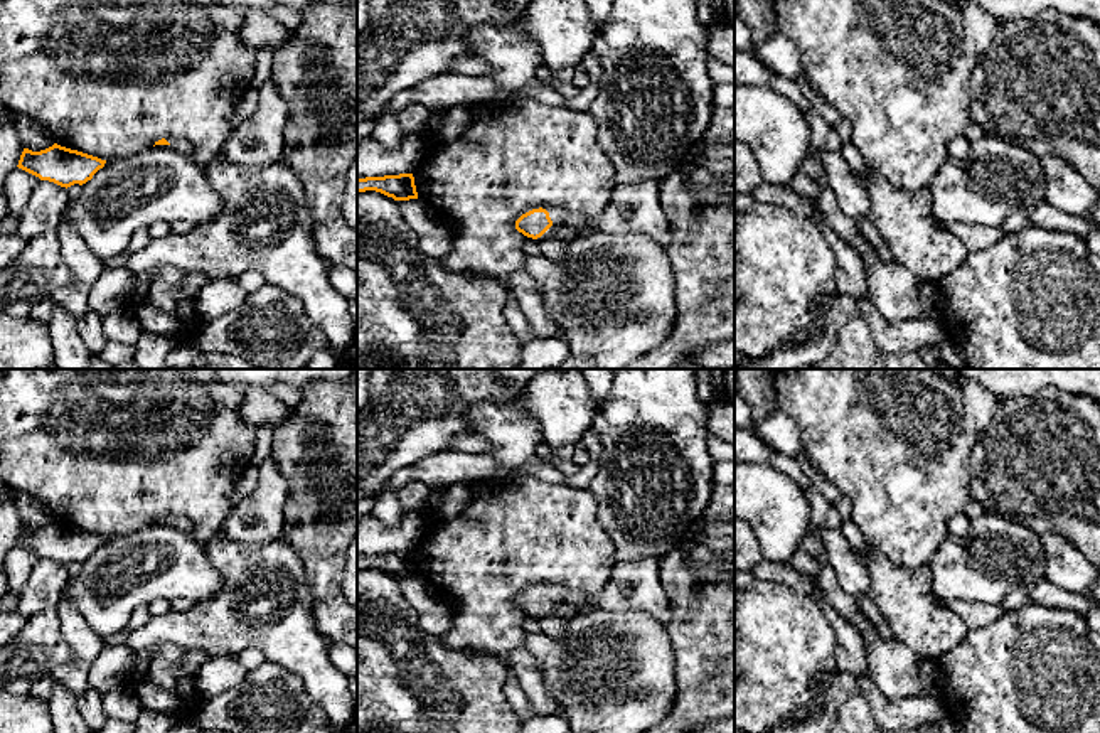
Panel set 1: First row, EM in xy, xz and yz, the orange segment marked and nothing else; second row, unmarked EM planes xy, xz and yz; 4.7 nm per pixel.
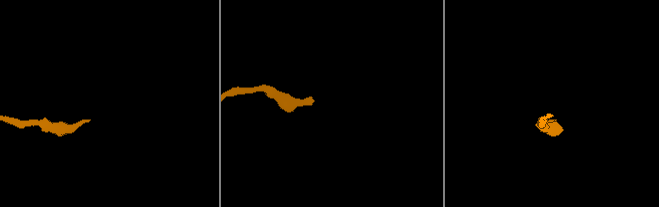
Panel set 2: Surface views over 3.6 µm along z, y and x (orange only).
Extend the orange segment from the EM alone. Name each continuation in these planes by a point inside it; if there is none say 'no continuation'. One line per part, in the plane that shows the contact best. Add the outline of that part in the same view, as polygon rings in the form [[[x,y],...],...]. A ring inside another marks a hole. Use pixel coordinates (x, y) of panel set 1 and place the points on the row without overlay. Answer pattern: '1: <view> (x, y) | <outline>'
1: xz (635, 585) | [[[638,559],[615,566],[611,578],[595,595],[573,593],[561,585],[547,590],[559,603],[585,603],[588,610],[643,610],[667,625],[672,610],[659,570],[660,559]]]

